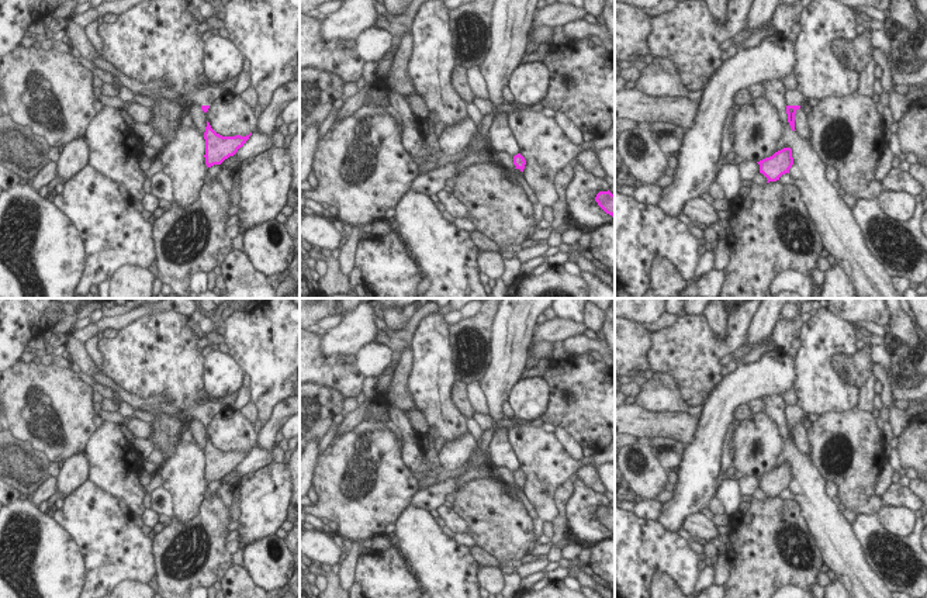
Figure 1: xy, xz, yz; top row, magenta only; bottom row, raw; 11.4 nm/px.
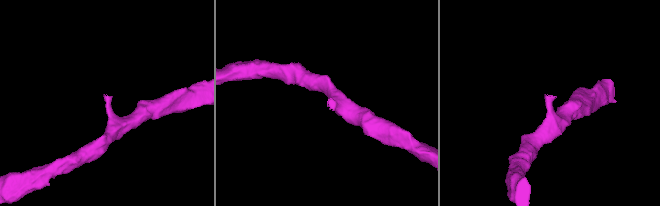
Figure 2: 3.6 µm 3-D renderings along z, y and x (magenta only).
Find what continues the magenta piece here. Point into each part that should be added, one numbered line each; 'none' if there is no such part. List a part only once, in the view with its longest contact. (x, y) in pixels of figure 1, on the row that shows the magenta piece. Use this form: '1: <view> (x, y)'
1: yz (792, 97)

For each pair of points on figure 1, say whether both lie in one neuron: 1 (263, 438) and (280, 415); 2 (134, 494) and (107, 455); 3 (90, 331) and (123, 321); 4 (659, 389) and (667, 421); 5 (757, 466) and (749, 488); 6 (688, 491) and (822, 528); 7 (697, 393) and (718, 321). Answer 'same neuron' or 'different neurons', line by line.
1: same neuron
2: same neuron
3: same neuron
4: different neurons
5: different neurons
6: different neurons
7: different neurons

